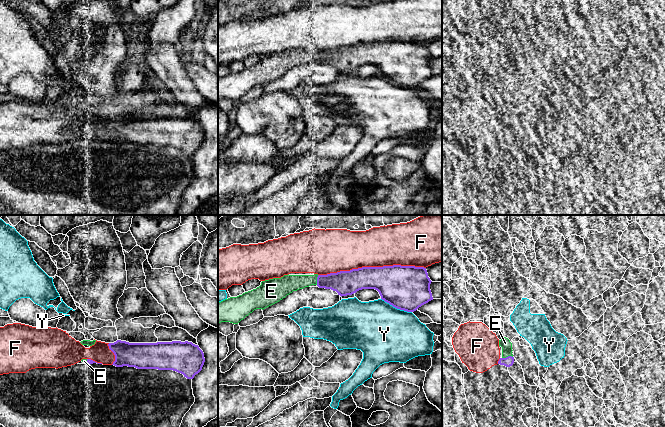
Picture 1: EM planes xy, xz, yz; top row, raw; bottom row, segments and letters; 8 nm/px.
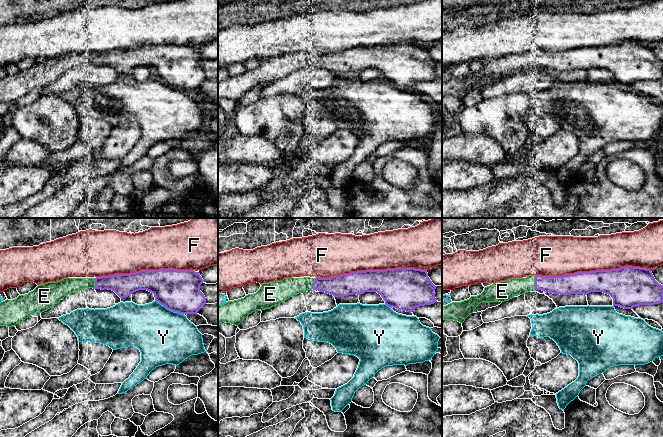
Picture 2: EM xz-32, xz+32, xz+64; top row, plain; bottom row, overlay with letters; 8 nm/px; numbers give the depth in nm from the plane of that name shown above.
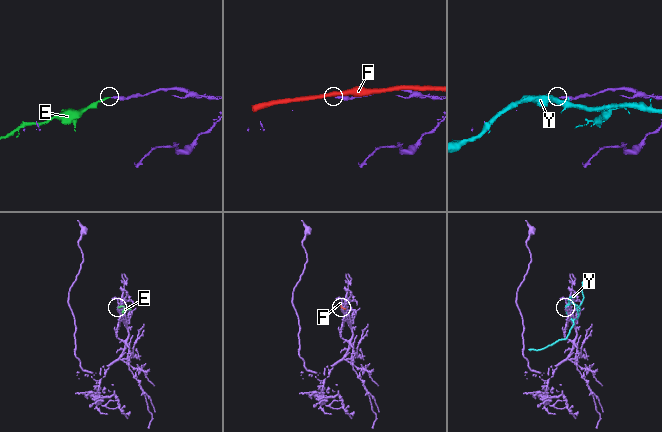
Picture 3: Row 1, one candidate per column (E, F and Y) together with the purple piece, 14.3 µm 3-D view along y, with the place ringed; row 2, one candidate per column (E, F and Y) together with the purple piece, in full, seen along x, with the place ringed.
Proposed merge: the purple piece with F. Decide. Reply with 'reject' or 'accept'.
reject

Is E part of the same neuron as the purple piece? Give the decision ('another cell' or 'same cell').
same cell

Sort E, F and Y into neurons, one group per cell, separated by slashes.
E / F / Y

